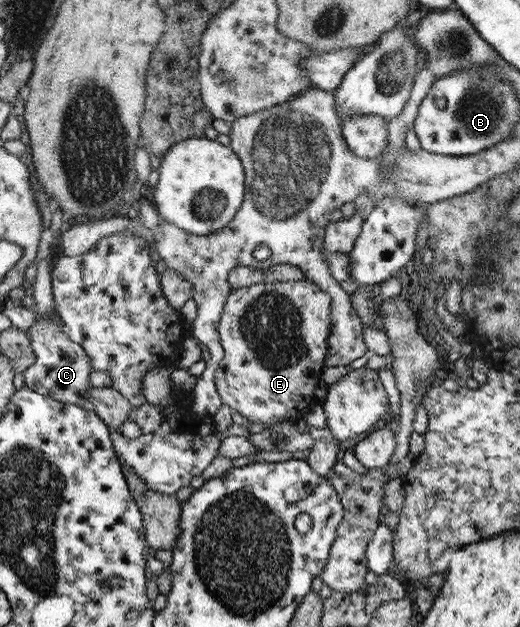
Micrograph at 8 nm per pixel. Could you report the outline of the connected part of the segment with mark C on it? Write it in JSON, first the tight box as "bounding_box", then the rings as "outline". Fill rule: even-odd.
{"bounding_box":[23,254,92,408],"outline":[[[52,254],[45,260],[37,260],[37,277],[33,284],[35,306],[30,310],[35,313],[37,323],[28,330],[28,337],[36,361],[30,369],[23,373],[25,388],[37,391],[42,395],[54,396],[59,402],[73,403],[84,408],[91,408],[90,394],[92,385],[89,382],[91,376],[91,361],[89,355],[81,345],[73,342],[65,333],[64,323],[57,314],[55,299],[52,289],[52,261],[57,254]]]}

